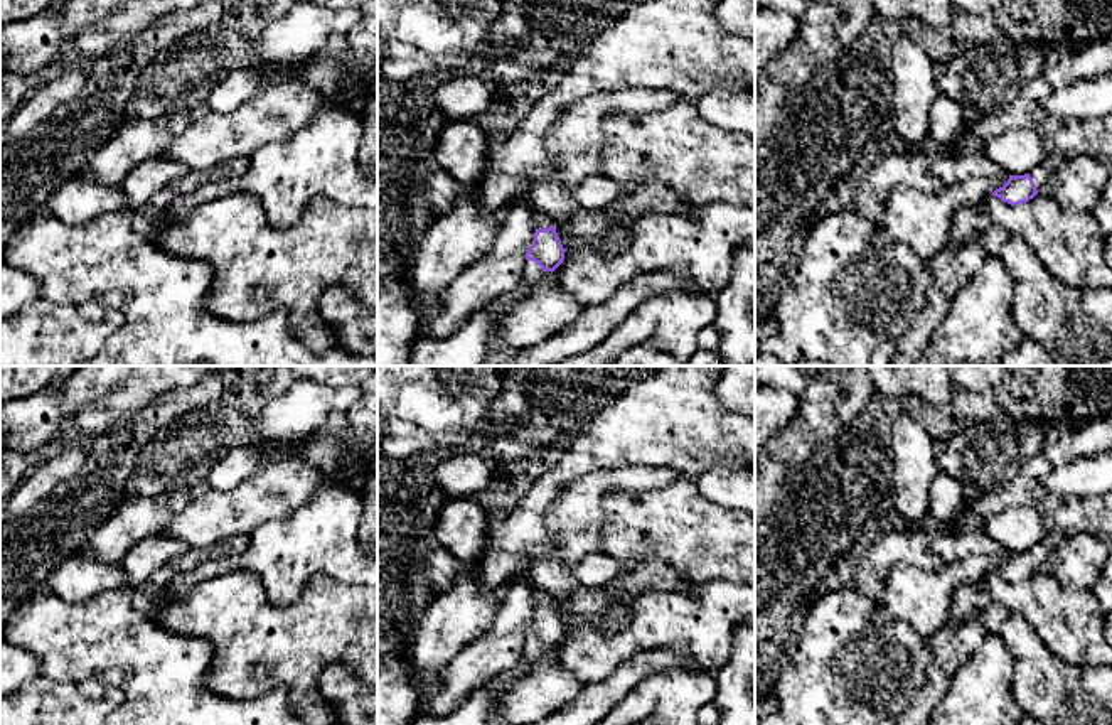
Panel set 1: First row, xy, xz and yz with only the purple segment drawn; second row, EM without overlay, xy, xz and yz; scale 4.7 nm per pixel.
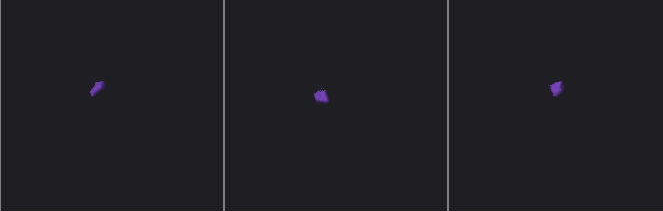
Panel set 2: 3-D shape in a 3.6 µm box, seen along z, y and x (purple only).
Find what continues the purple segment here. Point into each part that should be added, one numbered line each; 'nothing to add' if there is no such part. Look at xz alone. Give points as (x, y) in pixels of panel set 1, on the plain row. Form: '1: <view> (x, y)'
1: xz (541, 599)
2: xz (533, 653)

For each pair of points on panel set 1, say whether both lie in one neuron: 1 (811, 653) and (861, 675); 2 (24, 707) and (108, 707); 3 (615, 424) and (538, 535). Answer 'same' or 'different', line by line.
1: same
2: same
3: same

